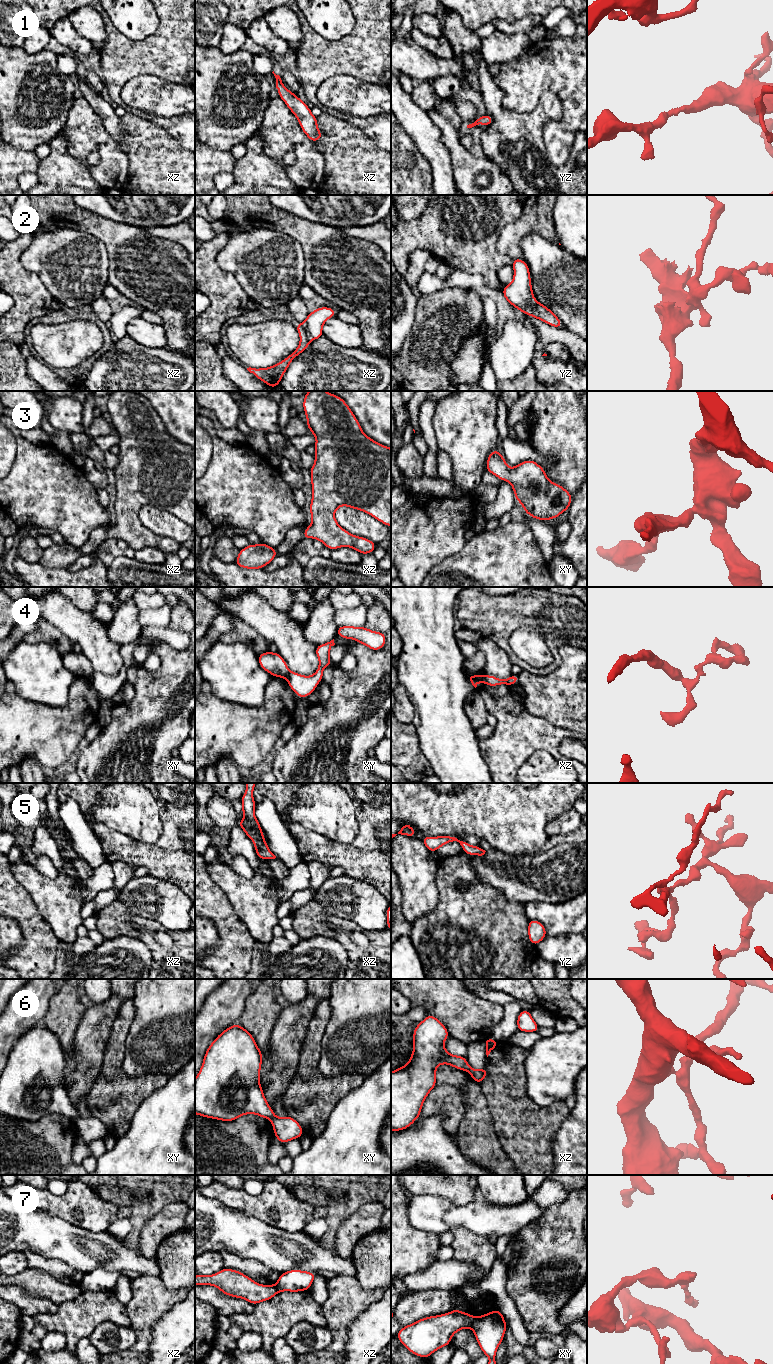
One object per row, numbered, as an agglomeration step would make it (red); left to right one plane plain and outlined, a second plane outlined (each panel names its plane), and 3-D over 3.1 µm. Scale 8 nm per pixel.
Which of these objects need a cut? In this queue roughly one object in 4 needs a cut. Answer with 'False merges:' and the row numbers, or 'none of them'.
False merges: 2, 4, 6, 7

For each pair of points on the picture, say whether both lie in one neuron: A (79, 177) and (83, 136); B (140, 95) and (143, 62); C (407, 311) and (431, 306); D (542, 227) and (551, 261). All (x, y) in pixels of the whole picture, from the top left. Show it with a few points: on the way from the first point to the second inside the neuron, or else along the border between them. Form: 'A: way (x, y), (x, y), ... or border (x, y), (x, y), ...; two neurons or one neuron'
A: border (67, 142), (67, 150), (84, 163); two neurons
B: border (165, 79), (152, 75), (137, 75), (122, 87); two neurons
C: border (417, 297), (415, 319), (409, 332); two neurons
D: border (521, 239), (529, 233), (538, 233), (558, 244); two neurons

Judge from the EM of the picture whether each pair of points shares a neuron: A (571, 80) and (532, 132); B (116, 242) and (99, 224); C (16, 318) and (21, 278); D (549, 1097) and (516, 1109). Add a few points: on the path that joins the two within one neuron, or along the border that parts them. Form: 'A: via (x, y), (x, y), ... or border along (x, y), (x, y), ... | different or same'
A: border along (547, 90), (561, 103), (559, 120) | different
B: via (113, 238), (103, 228) | same
C: via (21, 308), (21, 288) | same
D: border along (526, 1080), (526, 1093), (537, 1104), (559, 1102) | different

